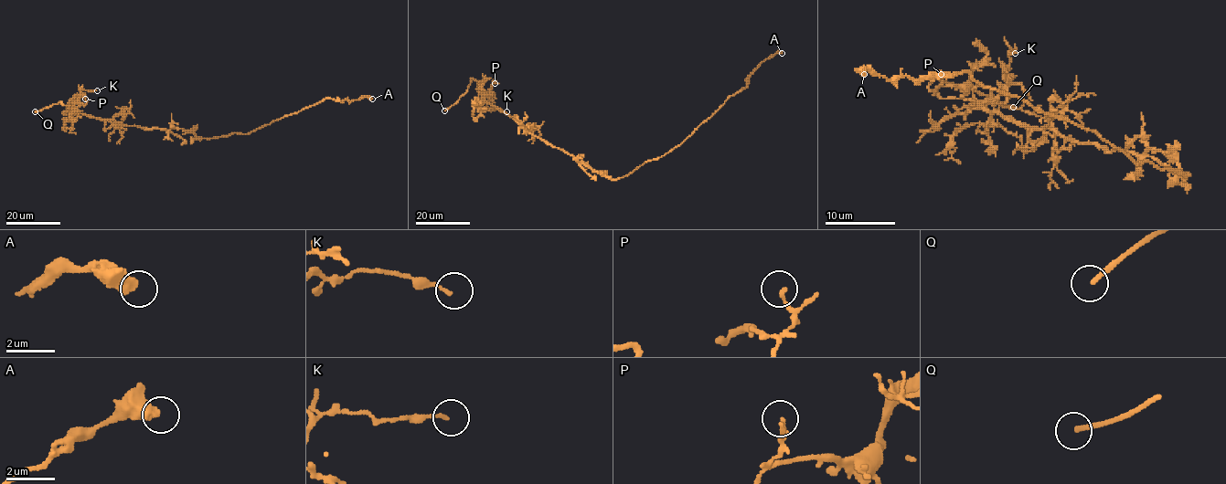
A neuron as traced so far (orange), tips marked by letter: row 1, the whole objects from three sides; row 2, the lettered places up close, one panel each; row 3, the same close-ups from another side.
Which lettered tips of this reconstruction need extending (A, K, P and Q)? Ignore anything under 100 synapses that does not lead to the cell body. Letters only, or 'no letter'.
Q

